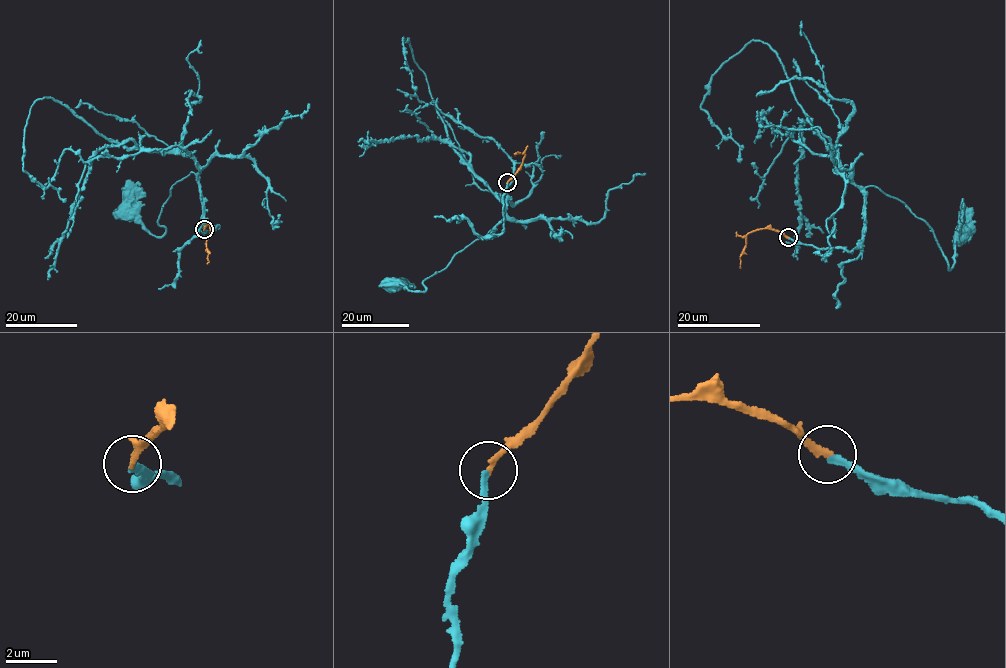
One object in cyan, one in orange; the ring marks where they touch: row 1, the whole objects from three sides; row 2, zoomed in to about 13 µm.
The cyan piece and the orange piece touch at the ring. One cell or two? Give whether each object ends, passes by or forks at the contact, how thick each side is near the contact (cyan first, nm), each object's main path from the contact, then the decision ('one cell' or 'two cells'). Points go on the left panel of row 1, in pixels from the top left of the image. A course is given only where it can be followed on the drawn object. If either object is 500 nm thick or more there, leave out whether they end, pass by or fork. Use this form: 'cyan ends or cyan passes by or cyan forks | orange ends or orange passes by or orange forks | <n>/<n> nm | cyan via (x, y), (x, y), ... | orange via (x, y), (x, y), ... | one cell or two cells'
cyan ends | orange ends | 200/220 nm | cyan via (203, 230), (219, 225), (204, 216), (192, 171), (172, 185), (158, 222), (166, 228), (161, 236), (128, 209) | orange via (203, 229), (208, 223), (207, 264) | one cell

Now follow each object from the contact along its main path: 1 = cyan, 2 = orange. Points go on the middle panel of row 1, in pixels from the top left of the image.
1: (507, 182), (504, 230), (489, 237), (494, 228), (459, 251), (423, 281), (425, 291), (395, 284)
2: (507, 182), (518, 170), (524, 154), (514, 153)

